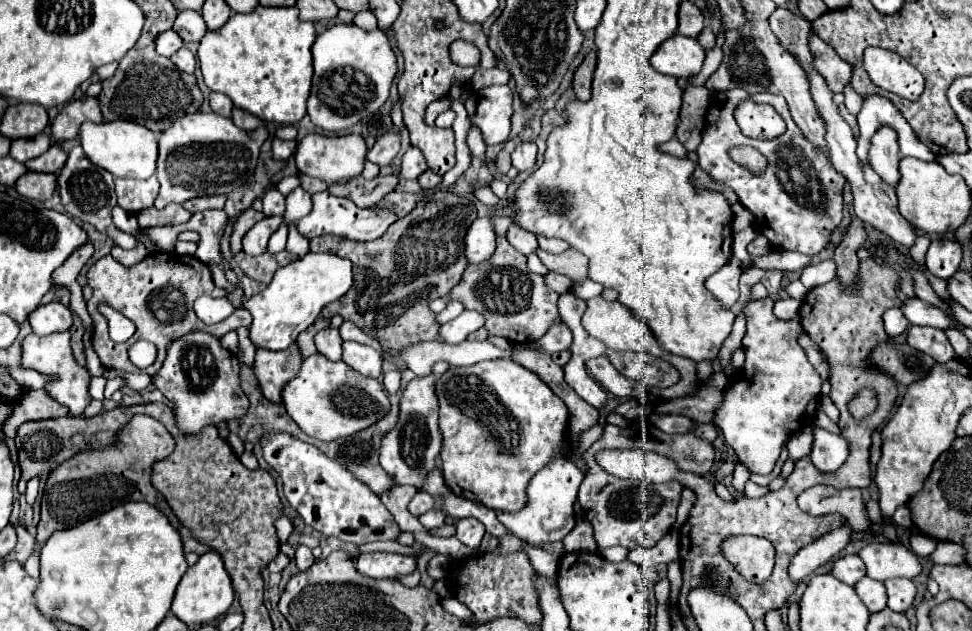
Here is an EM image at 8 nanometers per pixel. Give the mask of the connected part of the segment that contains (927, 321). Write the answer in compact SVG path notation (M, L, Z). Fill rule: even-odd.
M908 298L902 302L900 306L902 314L906 316L906 320L910 320L910 324L916 326L934 326L934 328L954 328L952 320L936 306L920 300L920 298Z

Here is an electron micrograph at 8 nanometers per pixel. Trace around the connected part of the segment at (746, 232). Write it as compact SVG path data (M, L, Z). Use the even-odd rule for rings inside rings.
M749 226L734 235L732 254L740 260L742 272L746 272L750 266L750 258L746 247L757 237L757 235L758 233L752 226Z

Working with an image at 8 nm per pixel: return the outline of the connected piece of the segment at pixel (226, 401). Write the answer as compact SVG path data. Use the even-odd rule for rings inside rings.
M190 332L176 338L166 352L160 372L152 376L152 384L170 400L182 432L196 434L208 424L220 424L246 414L248 398L240 388L240 362L214 336L208 332Z

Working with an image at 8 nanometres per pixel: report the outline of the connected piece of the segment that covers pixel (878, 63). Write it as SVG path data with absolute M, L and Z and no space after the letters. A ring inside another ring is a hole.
M866 48L864 68L870 80L906 100L918 100L924 92L924 76L898 54L884 48Z

